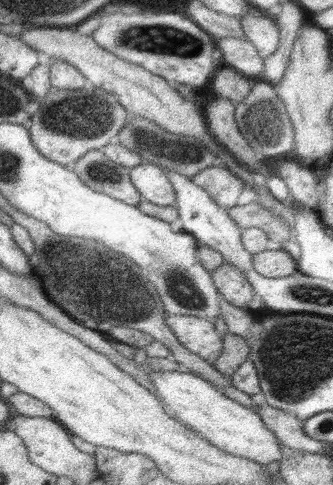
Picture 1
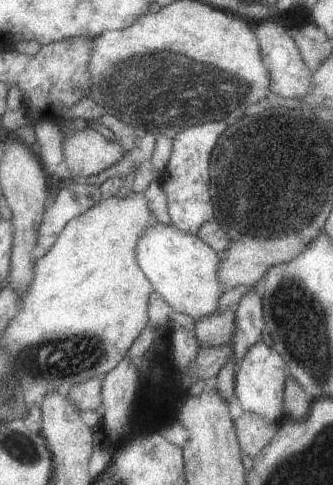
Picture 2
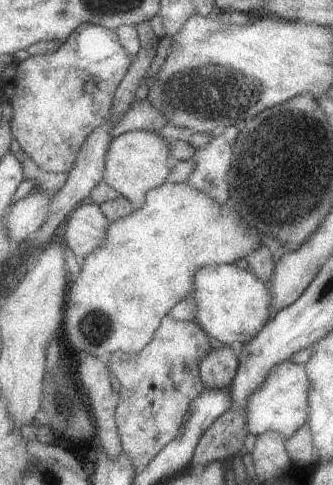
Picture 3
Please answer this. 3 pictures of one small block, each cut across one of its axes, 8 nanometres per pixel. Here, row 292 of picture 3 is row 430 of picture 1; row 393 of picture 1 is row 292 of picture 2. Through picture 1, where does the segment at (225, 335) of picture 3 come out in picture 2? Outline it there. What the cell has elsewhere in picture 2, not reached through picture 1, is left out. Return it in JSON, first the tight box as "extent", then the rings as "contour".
{"extent":[135,220,225,322],"contour":[[[155,220],[137,240],[135,260],[147,282],[153,286],[153,292],[157,292],[175,312],[183,312],[195,322],[219,312],[217,298],[225,292],[217,278],[221,258],[197,234],[185,234],[175,226],[165,226]]]}

